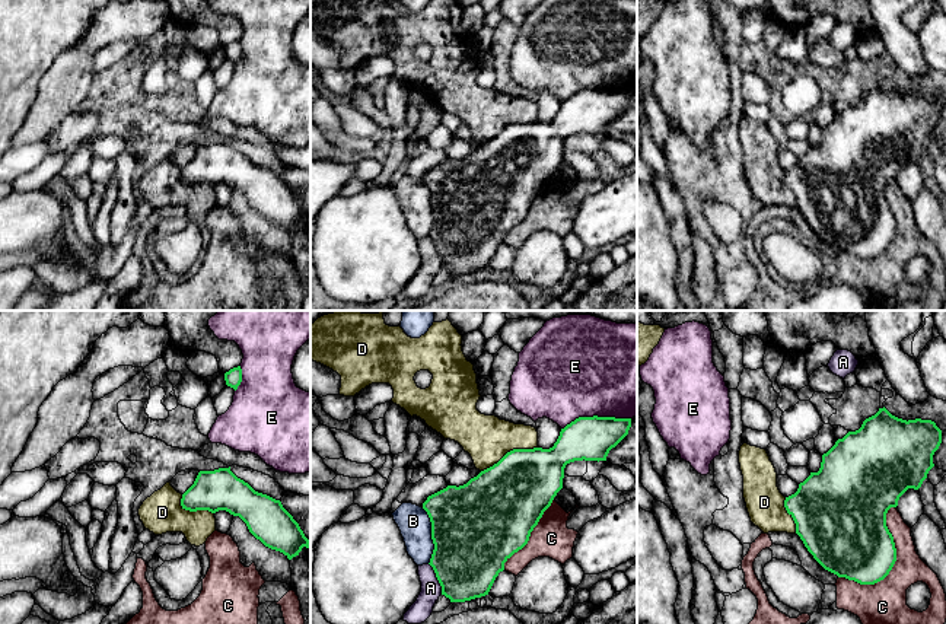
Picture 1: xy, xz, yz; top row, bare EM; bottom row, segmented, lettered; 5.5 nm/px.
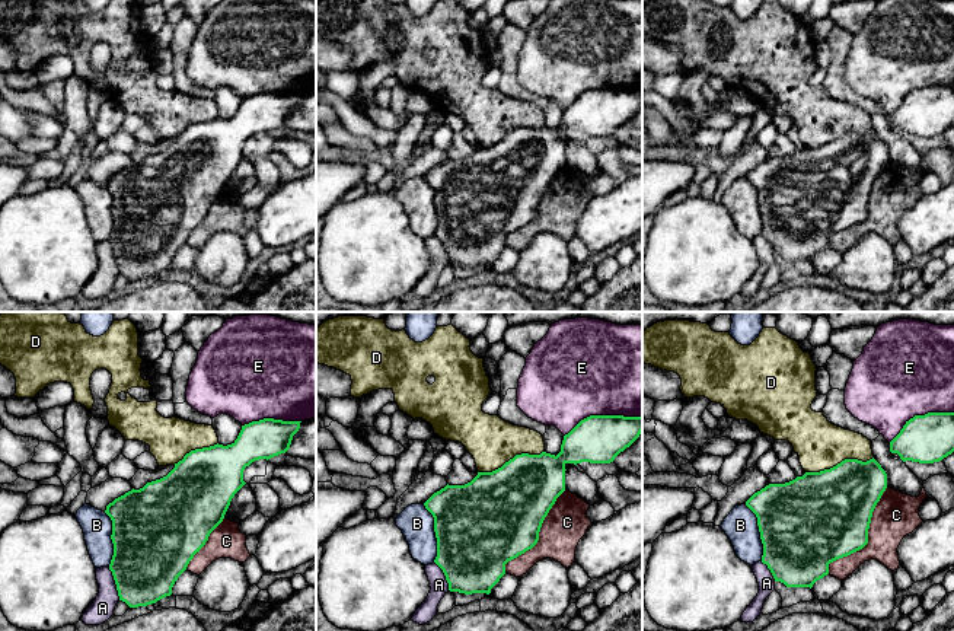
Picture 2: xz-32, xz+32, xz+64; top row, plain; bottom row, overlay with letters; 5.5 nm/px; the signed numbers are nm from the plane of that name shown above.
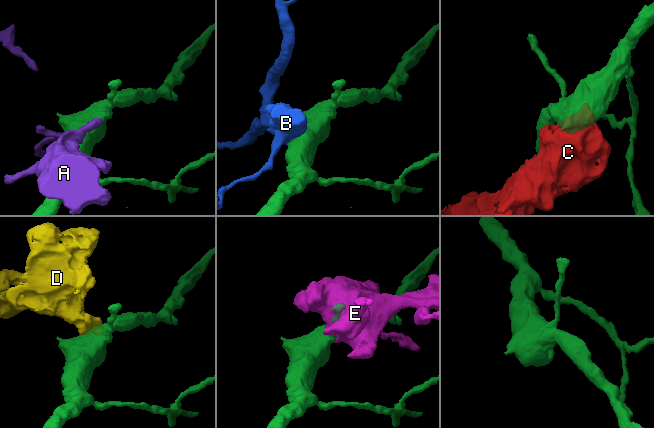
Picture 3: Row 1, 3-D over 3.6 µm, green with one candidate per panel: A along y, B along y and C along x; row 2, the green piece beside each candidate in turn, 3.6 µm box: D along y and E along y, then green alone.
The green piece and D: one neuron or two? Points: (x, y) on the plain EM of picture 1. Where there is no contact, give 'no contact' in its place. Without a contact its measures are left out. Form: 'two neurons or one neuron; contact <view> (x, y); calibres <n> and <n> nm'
two neurons; contact xz (510, 124); calibres 400 and 260 nm

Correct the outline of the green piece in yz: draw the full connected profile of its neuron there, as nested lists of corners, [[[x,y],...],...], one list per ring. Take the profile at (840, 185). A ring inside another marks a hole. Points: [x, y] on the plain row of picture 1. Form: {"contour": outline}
{"contour": [[[885,80],[866,92],[856,105],[843,112],[822,128],[821,141],[799,157],[794,168],[786,171],[784,181],[796,197],[796,207],[813,232],[838,251],[860,258],[875,258],[883,254],[896,235],[894,210],[886,200],[886,187],[898,179],[899,171],[908,163],[918,163],[934,140],[933,128],[942,117],[942,104],[931,93],[902,93]]]}

